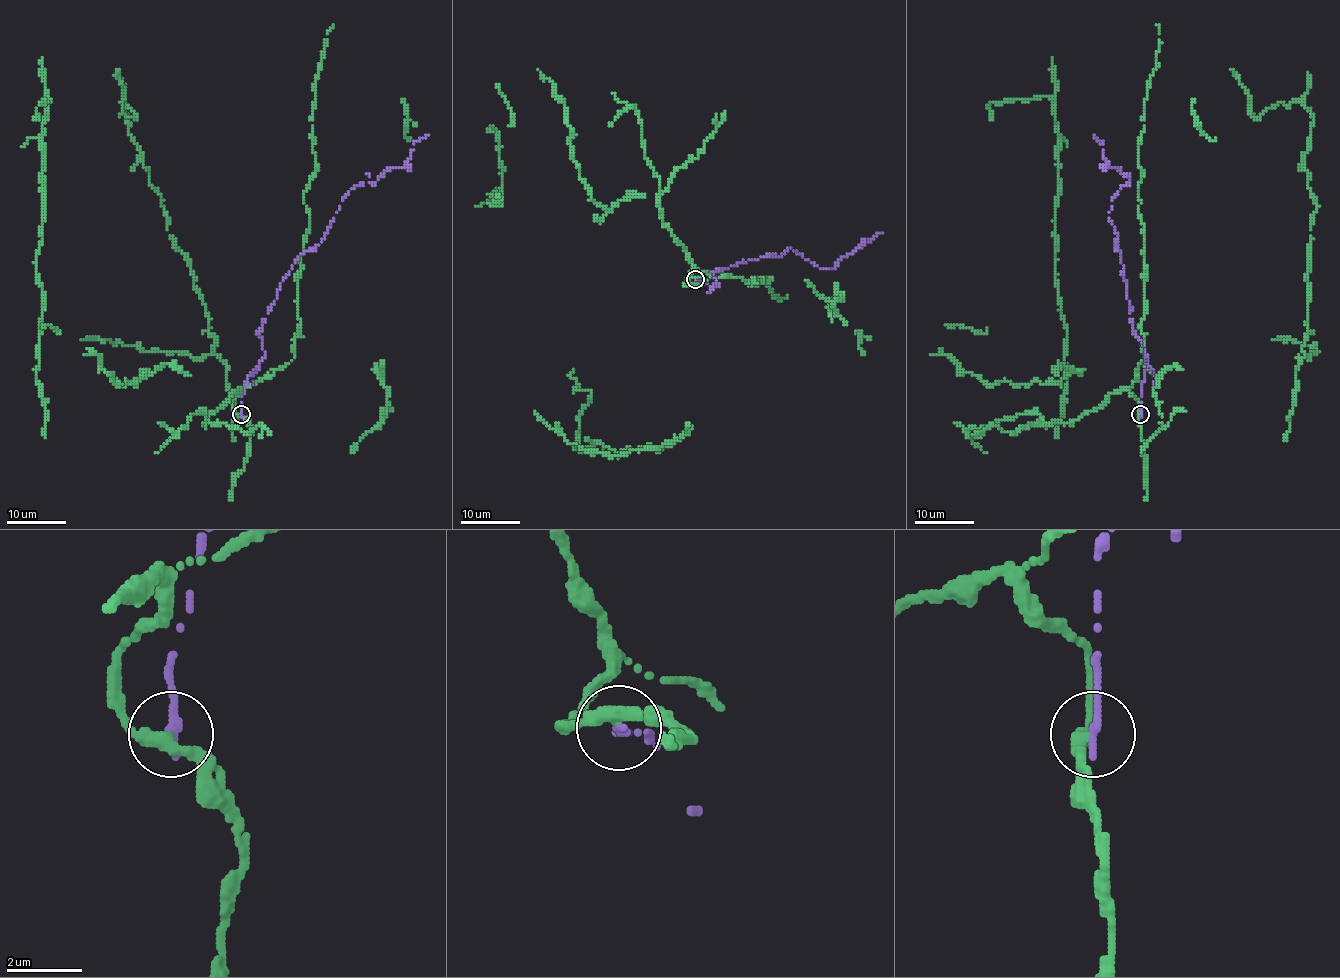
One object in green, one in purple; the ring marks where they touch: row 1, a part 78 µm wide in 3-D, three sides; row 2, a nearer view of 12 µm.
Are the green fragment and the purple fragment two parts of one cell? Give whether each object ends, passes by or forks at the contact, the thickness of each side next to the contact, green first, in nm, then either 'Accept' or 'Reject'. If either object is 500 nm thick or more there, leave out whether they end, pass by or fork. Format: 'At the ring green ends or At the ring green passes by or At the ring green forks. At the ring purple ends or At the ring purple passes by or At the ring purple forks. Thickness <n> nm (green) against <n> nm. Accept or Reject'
At the ring green passes by. At the ring purple ends. Thickness 360 nm (green) against 280 nm. Reject

